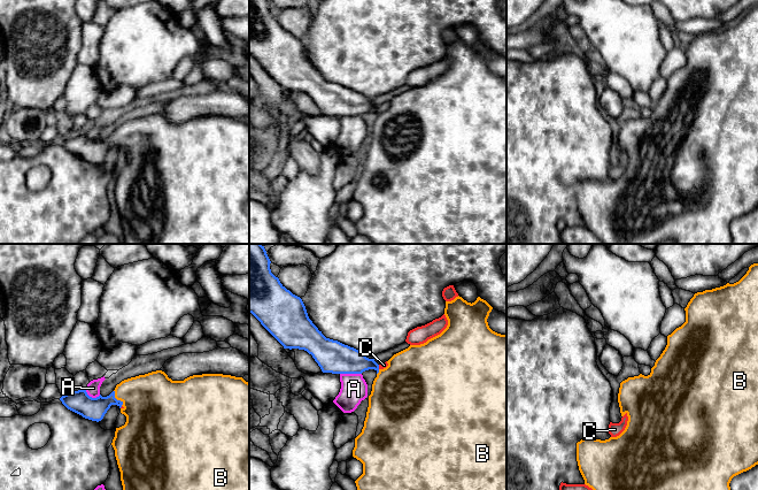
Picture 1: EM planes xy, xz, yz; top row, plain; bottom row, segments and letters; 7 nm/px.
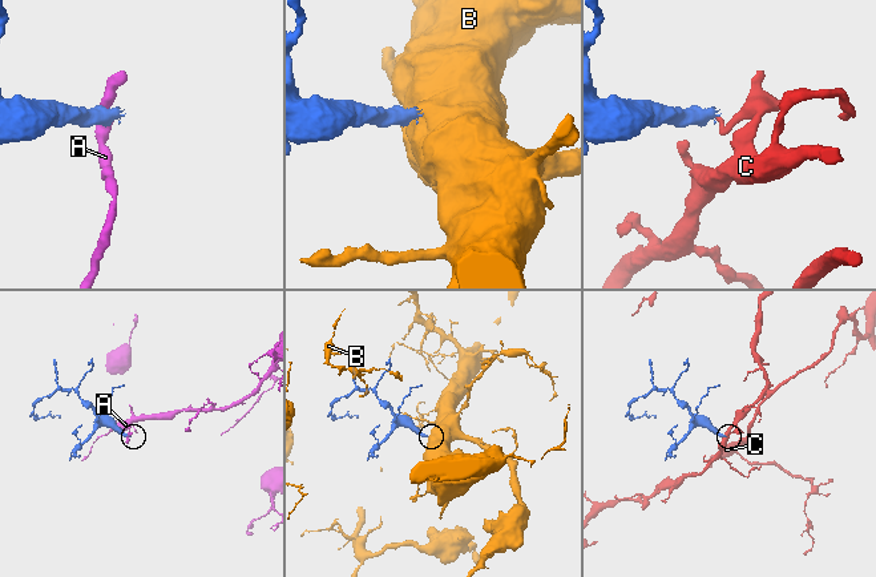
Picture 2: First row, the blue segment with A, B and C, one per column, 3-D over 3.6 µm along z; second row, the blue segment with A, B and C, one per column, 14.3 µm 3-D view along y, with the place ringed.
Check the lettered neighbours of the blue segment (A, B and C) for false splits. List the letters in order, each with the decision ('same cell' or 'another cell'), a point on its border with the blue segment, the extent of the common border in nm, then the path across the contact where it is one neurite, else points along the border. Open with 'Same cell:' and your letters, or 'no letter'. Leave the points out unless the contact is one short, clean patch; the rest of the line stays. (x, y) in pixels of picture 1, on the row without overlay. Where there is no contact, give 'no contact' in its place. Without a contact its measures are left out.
Same cell: B
A: another cell; contact xz (350, 115); length 150 nm; border xz (340, 115), (361, 116)
B: same cell; contact xy (115, 140); length 130 nm; way xy (93, 151), (115, 140), (140, 140), (151, 144)
C: another cell; contact xz (378, 109); length 30 nm; border xz (378, 107), (379, 110)

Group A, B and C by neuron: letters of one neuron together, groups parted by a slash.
A / B / C

